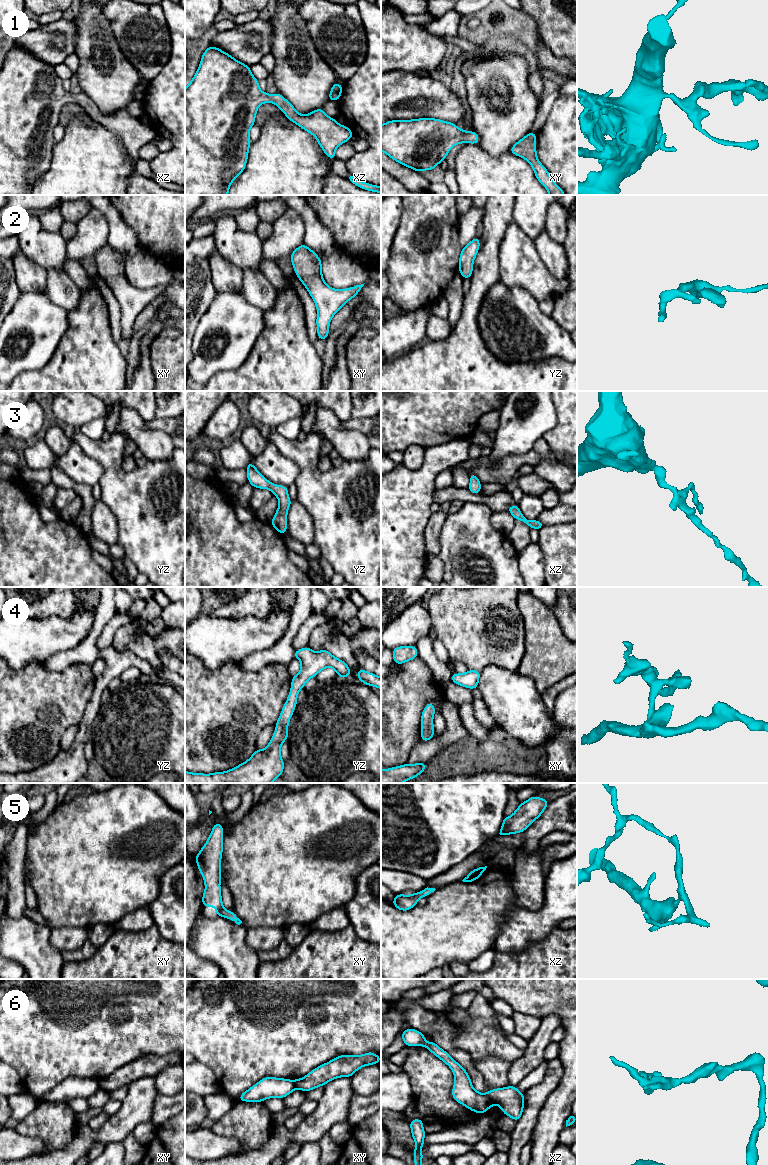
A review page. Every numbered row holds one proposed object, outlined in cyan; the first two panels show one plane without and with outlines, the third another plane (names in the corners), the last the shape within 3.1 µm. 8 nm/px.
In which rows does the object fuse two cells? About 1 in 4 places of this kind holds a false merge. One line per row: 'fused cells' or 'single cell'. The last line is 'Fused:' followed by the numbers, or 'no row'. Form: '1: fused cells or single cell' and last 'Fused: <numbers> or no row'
1: single cell
2: single cell
3: single cell
4: single cell
5: single cell
6: fused cells
Fused: 6

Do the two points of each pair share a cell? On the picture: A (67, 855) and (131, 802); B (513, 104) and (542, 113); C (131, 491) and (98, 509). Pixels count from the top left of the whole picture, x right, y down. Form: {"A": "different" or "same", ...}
{"A": "same", "B": "different", "C": "different"}

